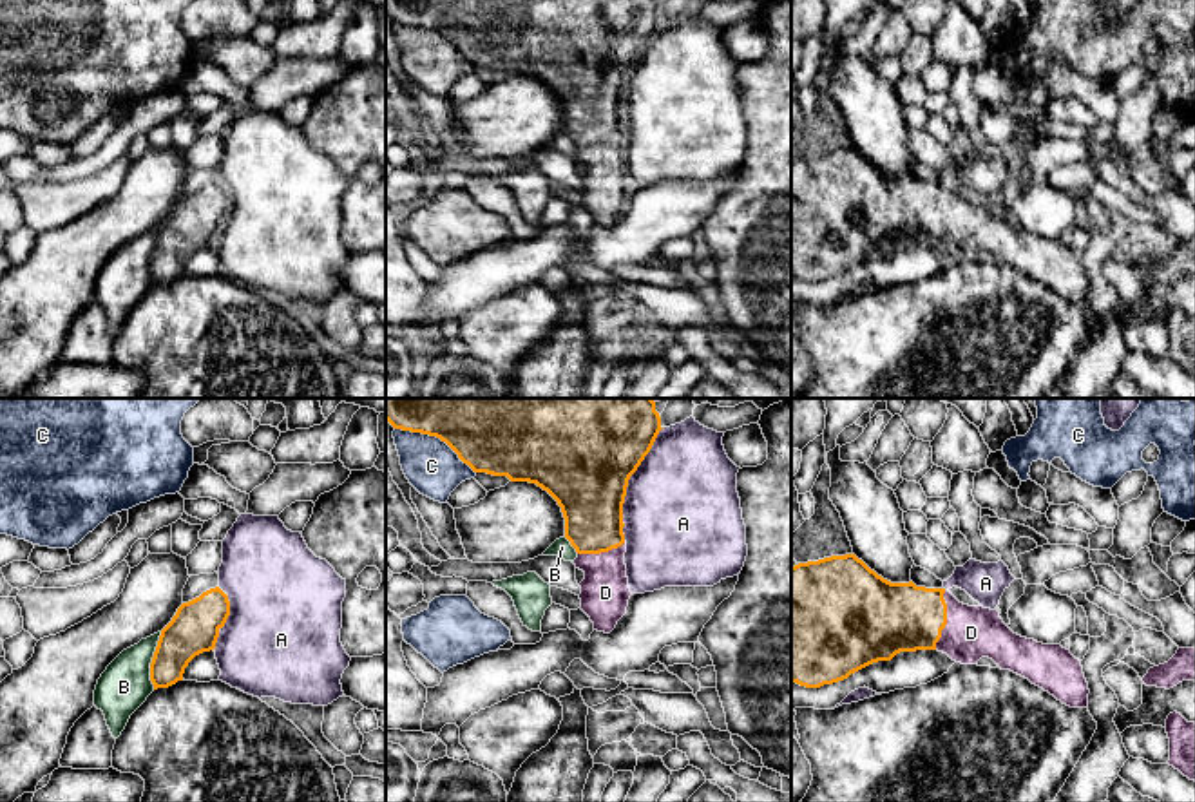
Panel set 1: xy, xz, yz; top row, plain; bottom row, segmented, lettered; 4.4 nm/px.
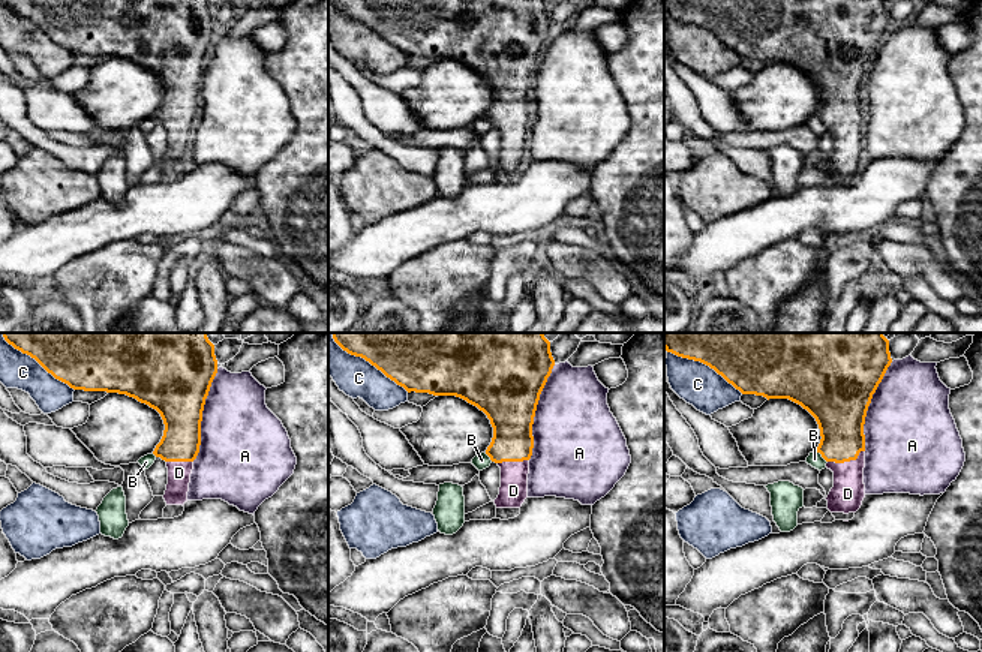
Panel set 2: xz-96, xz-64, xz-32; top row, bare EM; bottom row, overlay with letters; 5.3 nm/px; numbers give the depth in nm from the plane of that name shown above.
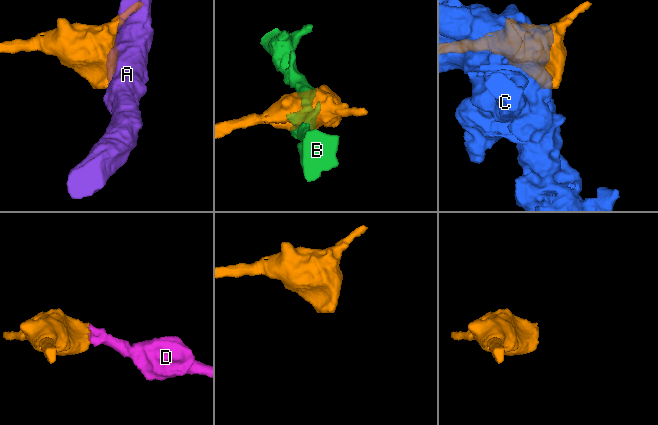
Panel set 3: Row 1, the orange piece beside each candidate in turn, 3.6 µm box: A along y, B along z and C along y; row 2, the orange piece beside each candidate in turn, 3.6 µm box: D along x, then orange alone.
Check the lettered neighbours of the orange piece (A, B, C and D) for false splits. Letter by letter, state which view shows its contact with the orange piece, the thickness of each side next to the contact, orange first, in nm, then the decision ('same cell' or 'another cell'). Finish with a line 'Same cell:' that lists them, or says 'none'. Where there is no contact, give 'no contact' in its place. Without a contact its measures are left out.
A: xz | 460/480 nm | another cell
B: xy | 220/220 nm | another cell
C: xz | 300/240 nm | another cell
D: yz | 320/240 nm | same cell
Same cell: D

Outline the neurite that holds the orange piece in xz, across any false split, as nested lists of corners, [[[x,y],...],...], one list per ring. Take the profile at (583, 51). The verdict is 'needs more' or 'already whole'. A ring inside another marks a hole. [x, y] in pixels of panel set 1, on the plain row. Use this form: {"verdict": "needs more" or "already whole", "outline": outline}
{"verdict": "needs more", "outline": [[[386,0],[386,14],[402,25],[436,31],[474,67],[507,71],[511,76],[536,78],[561,101],[565,132],[576,143],[576,163],[585,167],[581,205],[594,224],[610,228],[626,208],[632,190],[626,172],[623,98],[630,71],[650,47],[661,22],[655,0]]]}

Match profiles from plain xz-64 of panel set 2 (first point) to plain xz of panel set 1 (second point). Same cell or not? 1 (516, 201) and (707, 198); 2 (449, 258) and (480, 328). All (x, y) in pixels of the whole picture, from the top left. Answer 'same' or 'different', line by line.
1: same
2: same

